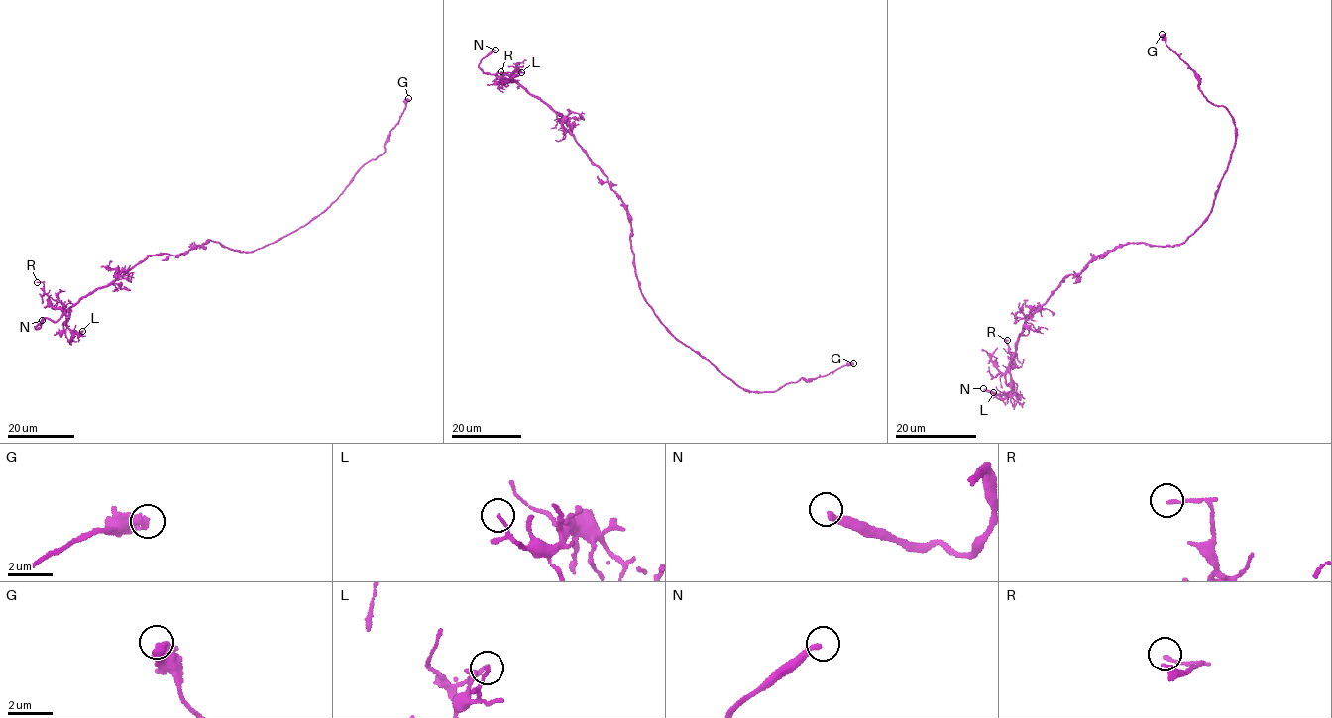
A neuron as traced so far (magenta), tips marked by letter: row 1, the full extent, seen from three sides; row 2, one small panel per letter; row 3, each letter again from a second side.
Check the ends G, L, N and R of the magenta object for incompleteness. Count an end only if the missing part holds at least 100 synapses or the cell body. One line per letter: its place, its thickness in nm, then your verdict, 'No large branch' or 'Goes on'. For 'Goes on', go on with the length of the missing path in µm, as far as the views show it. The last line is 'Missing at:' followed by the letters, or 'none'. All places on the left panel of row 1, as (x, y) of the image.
G: Place: (408, 98). Thickness 480 nm. No large branch
L: Place: (82, 331). Thickness 80 nm. No large branch
N: Place: (42, 320). Thickness 260 nm. Goes on. Missing length about 30 µm
R: Place: (37, 282). Thickness 140 nm. No large branch
Missing at: N

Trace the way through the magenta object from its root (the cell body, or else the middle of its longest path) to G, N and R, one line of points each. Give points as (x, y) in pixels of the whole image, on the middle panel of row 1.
G: (634, 262), (643, 299), (666, 330), (744, 390), (773, 392), (801, 378), (812, 380), (853, 363)
N: (634, 262), (626, 206), (577, 142), (569, 122), (507, 75), (484, 72), (480, 62), (495, 50)
R: (634, 262), (627, 207), (577, 142), (569, 122), (514, 81), (500, 79), (506, 72), (500, 71)

